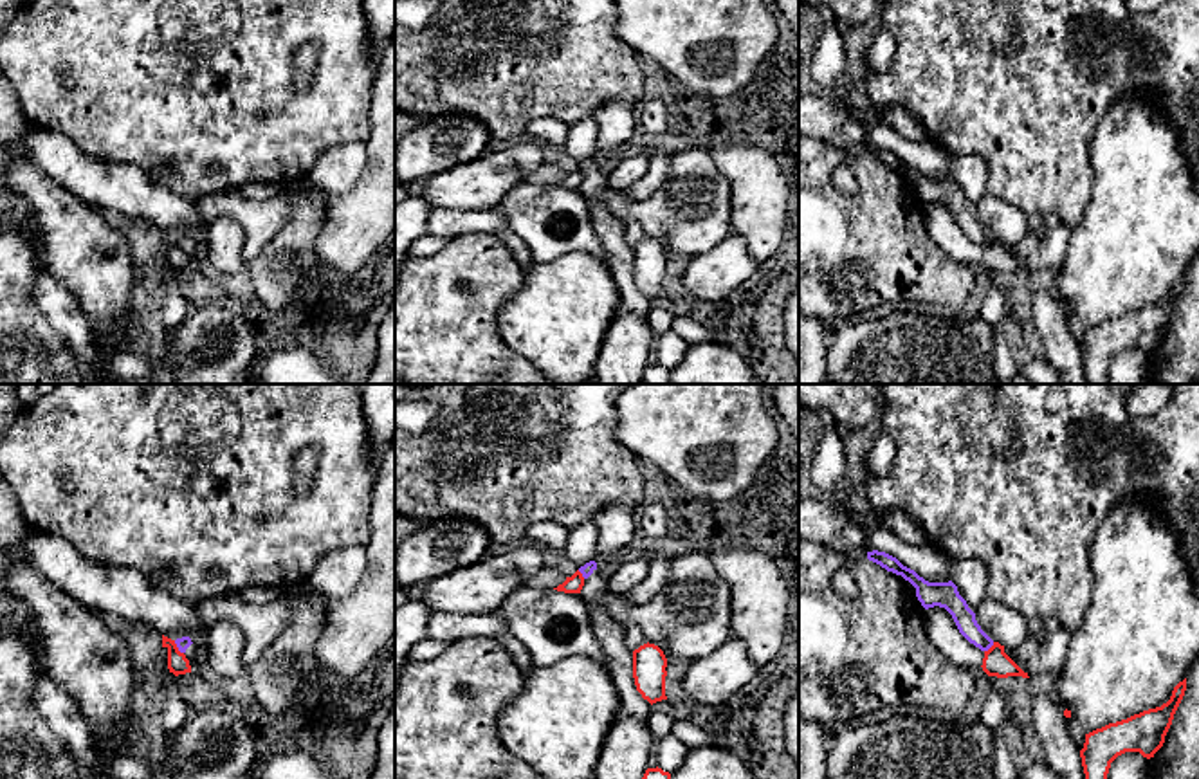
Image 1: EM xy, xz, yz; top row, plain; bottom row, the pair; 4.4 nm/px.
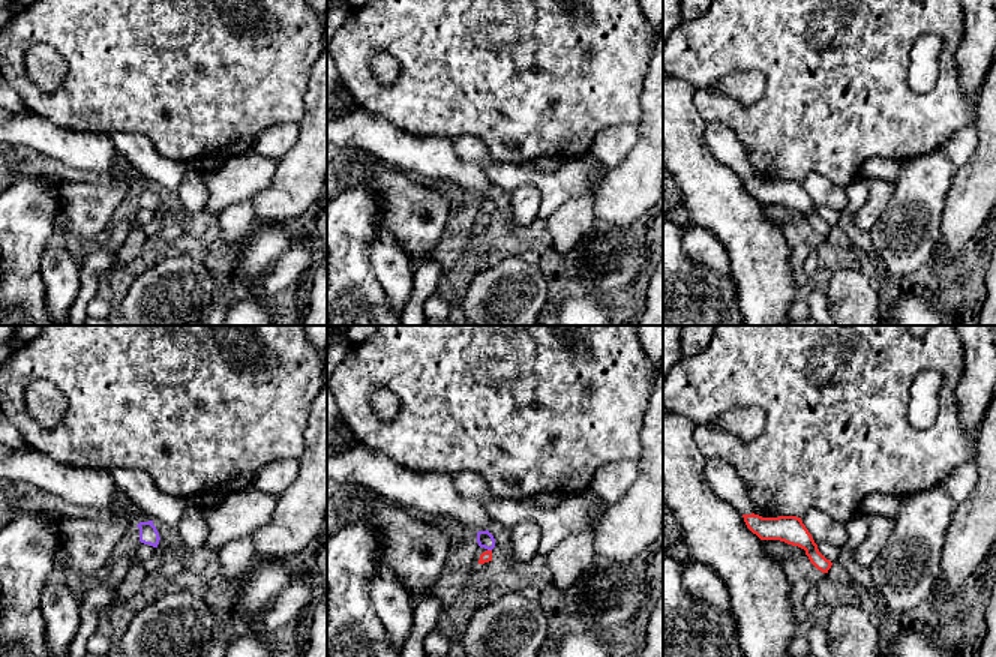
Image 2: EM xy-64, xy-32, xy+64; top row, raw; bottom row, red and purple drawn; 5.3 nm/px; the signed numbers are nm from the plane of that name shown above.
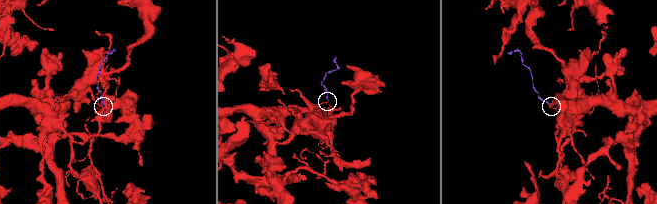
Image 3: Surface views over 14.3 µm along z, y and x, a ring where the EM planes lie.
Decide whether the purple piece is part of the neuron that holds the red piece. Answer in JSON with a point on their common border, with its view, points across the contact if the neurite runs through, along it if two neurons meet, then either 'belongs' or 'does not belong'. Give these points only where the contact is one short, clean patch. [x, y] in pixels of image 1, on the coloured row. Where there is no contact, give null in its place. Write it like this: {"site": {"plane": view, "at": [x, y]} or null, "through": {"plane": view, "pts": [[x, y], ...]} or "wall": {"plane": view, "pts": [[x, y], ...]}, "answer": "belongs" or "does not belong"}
{"site": {"plane": "yz", "at": [990, 648]}, "wall": {"plane": "yz", "pts": [[994, 642], [985, 651]]}, "answer": "does not belong"}

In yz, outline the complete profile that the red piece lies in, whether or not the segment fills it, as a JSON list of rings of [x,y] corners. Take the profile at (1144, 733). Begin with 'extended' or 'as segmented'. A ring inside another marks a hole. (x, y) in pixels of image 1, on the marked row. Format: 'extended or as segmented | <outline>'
as segmented | [[[1186,678],[1174,687],[1170,700],[1161,707],[1085,734],[1085,743],[1080,750],[1085,779],[1107,779],[1111,763],[1125,752],[1140,752],[1147,759],[1154,757],[1165,743],[1185,691]]]

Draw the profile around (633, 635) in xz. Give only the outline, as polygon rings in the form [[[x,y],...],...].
[[[624,622],[622,626],[622,635],[626,640],[626,646],[629,647],[629,651],[633,653],[635,649],[638,649],[640,646],[647,644],[642,629],[631,622]]]

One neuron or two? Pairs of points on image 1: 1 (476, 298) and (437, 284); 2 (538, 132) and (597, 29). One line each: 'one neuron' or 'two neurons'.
1: one neuron
2: two neurons

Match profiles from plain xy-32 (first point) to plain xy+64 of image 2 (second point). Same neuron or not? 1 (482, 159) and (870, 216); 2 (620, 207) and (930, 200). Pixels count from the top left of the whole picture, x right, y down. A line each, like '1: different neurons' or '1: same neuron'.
1: same neuron
2: different neurons

